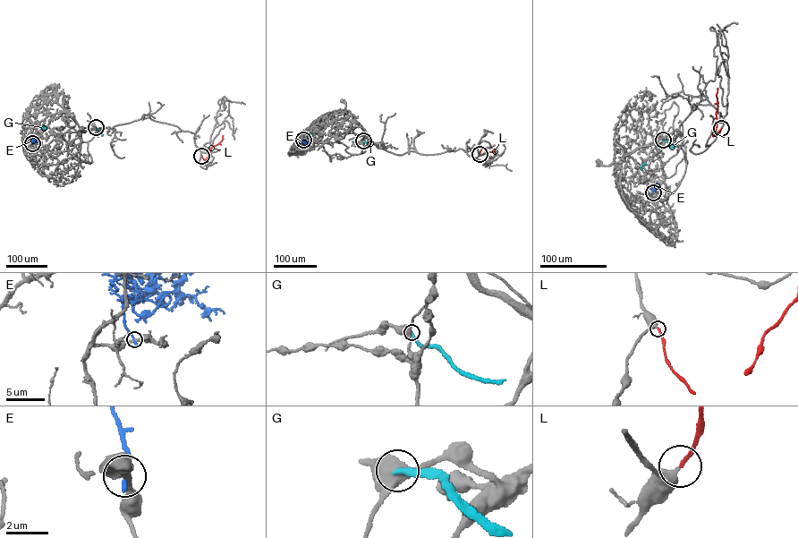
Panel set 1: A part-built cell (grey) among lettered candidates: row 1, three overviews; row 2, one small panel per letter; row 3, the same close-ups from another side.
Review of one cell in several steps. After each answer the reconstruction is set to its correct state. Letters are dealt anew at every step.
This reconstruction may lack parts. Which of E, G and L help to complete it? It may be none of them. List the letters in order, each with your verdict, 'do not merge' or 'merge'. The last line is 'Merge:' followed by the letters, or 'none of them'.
E: do not merge
G: do not merge
L: merge
Merge: L

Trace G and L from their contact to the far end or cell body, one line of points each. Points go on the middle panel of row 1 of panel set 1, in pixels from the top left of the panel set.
G: (363, 140), (309, 134), (308, 138)
L: (479, 154), (483, 147), (495, 153)

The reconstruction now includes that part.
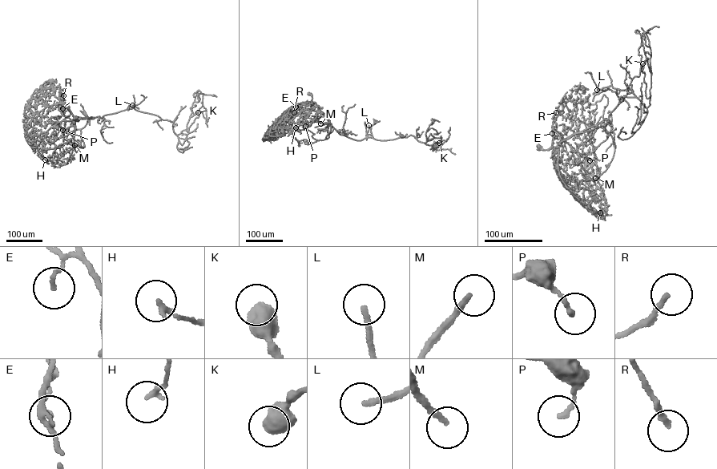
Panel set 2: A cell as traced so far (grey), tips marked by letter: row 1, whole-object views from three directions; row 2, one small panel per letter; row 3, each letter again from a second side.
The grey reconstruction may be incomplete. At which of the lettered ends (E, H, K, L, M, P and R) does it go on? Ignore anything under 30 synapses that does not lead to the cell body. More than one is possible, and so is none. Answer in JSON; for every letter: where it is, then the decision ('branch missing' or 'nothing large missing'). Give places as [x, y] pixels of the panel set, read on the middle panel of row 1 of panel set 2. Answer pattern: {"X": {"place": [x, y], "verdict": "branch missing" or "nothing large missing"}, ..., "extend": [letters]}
{"E": {"place": [296, 107], "verdict": "nothing large missing"}, "H": {"place": [296, 127], "verdict": "nothing large missing"}, "K": {"place": [439, 143], "verdict": "nothing large missing"}, "L": {"place": [368, 125], "verdict": "branch missing"}, "M": {"place": [320, 123], "verdict": "branch missing"}, "P": {"place": [305, 126], "verdict": "nothing large missing"}, "R": {"place": [294, 112], "verdict": "nothing large missing"}, "extend": ["L", "M"]}

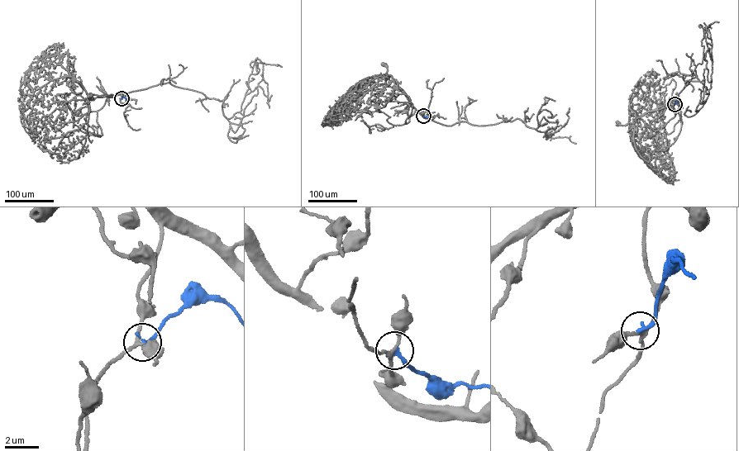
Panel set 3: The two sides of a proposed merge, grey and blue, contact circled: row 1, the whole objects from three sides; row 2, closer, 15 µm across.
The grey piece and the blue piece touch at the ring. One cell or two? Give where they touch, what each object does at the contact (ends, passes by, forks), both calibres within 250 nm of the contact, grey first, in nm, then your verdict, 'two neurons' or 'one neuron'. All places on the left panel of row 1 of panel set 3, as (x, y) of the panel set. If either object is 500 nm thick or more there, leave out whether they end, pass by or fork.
place (121, 98); grey forks; blue ends; calibres 190 and 240 nm; two neurons

